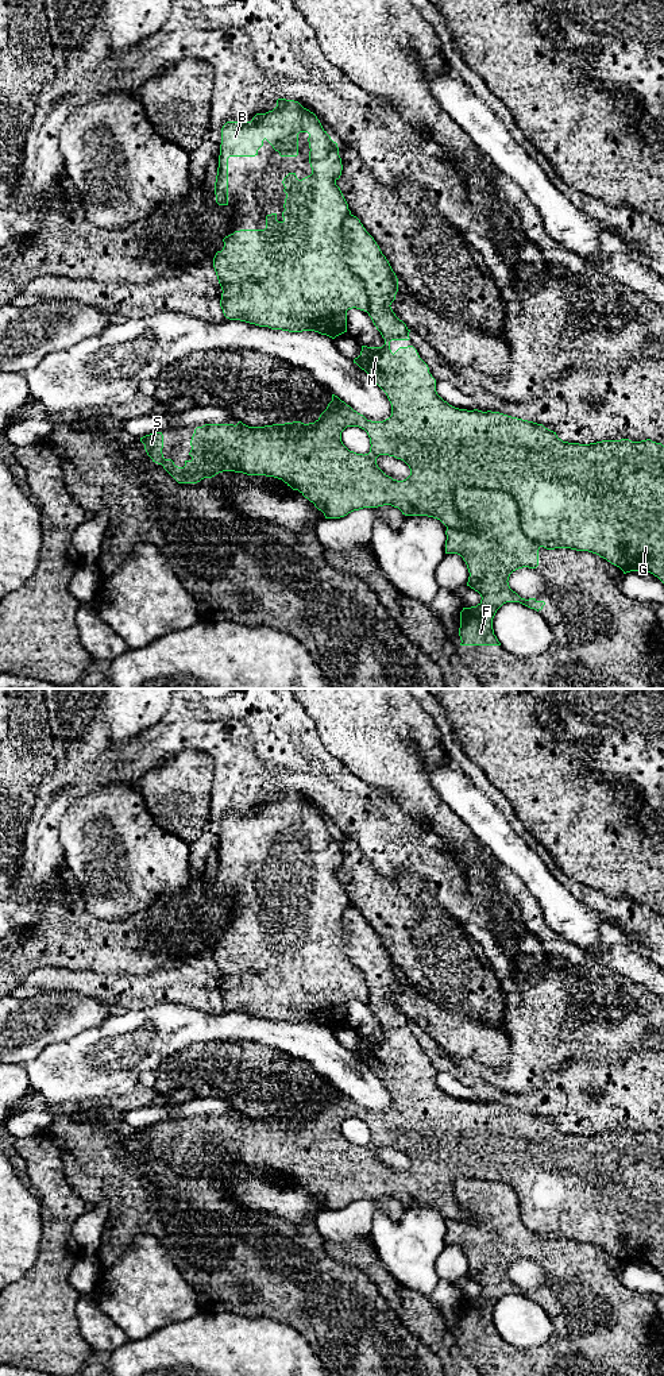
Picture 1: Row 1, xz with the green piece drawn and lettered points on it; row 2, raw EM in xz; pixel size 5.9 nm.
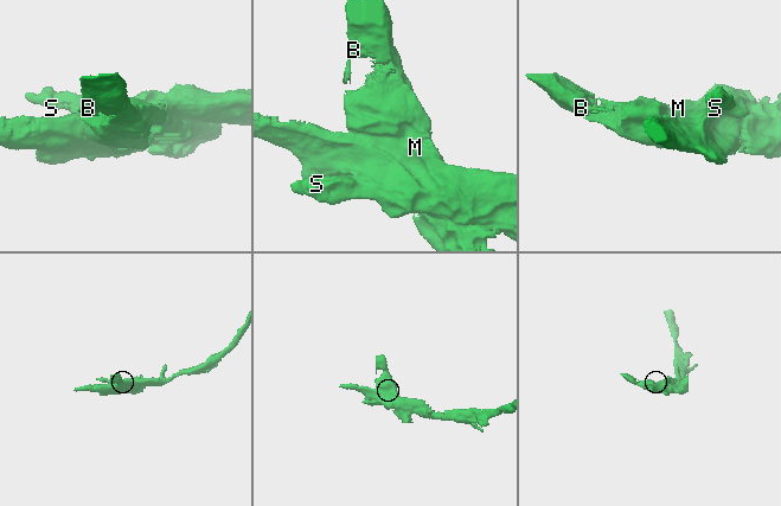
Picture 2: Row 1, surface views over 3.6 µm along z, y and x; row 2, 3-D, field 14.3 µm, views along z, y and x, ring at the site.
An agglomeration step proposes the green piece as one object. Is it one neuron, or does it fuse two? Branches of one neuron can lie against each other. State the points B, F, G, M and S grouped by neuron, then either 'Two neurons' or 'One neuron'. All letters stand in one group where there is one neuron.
Groups: B F / G M S. Two neurons

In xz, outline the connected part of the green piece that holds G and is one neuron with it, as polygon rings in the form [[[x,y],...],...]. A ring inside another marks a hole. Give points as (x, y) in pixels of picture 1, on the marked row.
[[[356,216],[345,217],[341,231],[344,262],[352,274],[363,282],[370,298],[367,313],[385,339],[382,347],[362,346],[360,355],[354,359],[354,363],[386,393],[391,404],[391,416],[383,421],[367,420],[332,394],[327,409],[314,423],[309,424],[293,421],[248,427],[239,421],[236,425],[205,424],[197,427],[190,440],[189,455],[192,459],[185,460],[184,467],[163,458],[162,432],[146,435],[140,438],[140,442],[153,462],[162,465],[178,483],[197,483],[223,471],[274,477],[282,479],[293,490],[298,490],[324,513],[325,519],[340,519],[363,508],[391,505],[405,516],[428,516],[440,520],[447,528],[474,531],[466,517],[455,509],[455,489],[467,486],[505,492],[516,498],[520,525],[529,540],[547,550],[588,551],[619,567],[624,574],[630,571],[651,573],[664,583],[664,446],[651,439],[641,442],[602,440],[590,444],[568,443],[543,424],[499,412],[467,411],[449,405],[437,394],[436,379],[413,346],[399,347],[394,354],[390,350],[391,340],[409,340],[410,329],[390,307],[398,292],[398,278],[389,261]],[[347,427],[359,427],[367,432],[371,444],[368,454],[356,454],[343,444],[341,432]],[[379,455],[404,460],[410,469],[410,475],[404,481],[386,475],[377,465]]]

